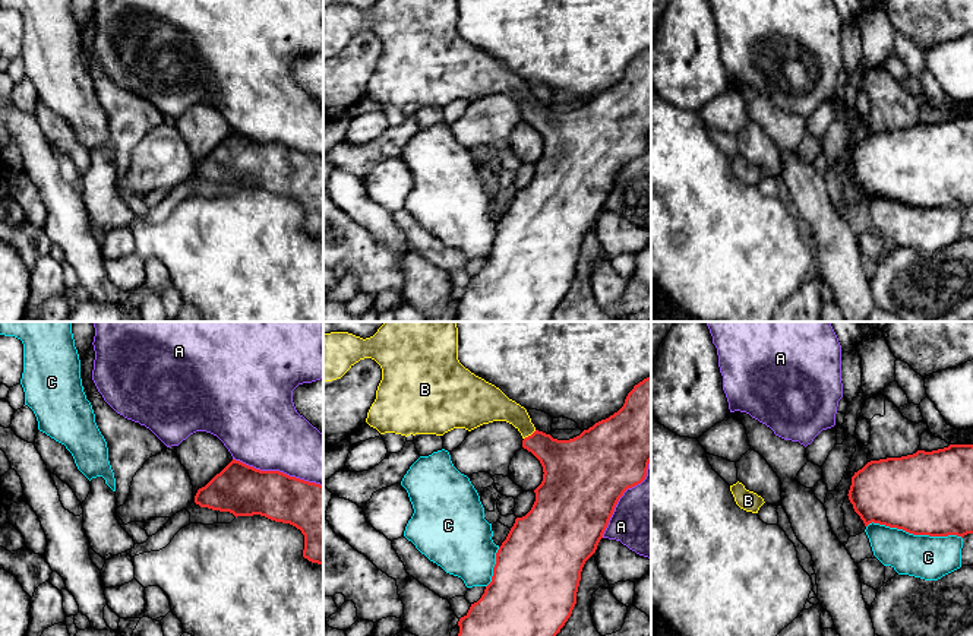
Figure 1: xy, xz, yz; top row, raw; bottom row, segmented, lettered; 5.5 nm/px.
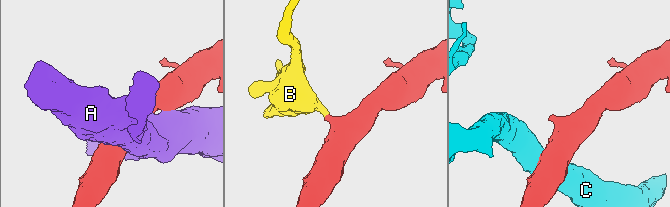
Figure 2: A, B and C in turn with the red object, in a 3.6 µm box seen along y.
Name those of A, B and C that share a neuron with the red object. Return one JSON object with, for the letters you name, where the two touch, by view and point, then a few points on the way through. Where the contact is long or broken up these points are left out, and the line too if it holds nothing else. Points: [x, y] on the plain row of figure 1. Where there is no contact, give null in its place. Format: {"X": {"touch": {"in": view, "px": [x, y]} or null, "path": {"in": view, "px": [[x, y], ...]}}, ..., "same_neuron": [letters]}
{"B": {"touch": {"in": "xz", "px": [531, 107]}, "path": {"in": "xz", "px": [[566, 136], [531, 107], [506, 82], [496, 79]]}}, "same_neuron": ["B"]}

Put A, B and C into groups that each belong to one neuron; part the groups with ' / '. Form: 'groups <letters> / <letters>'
groups A / B / C

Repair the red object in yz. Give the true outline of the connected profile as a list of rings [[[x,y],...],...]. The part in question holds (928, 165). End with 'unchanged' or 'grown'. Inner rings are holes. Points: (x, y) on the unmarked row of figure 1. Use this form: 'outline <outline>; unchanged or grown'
outline [[[973,117],[868,135],[852,149],[849,173],[865,199],[879,196],[913,208],[973,206]]]; unchanged

